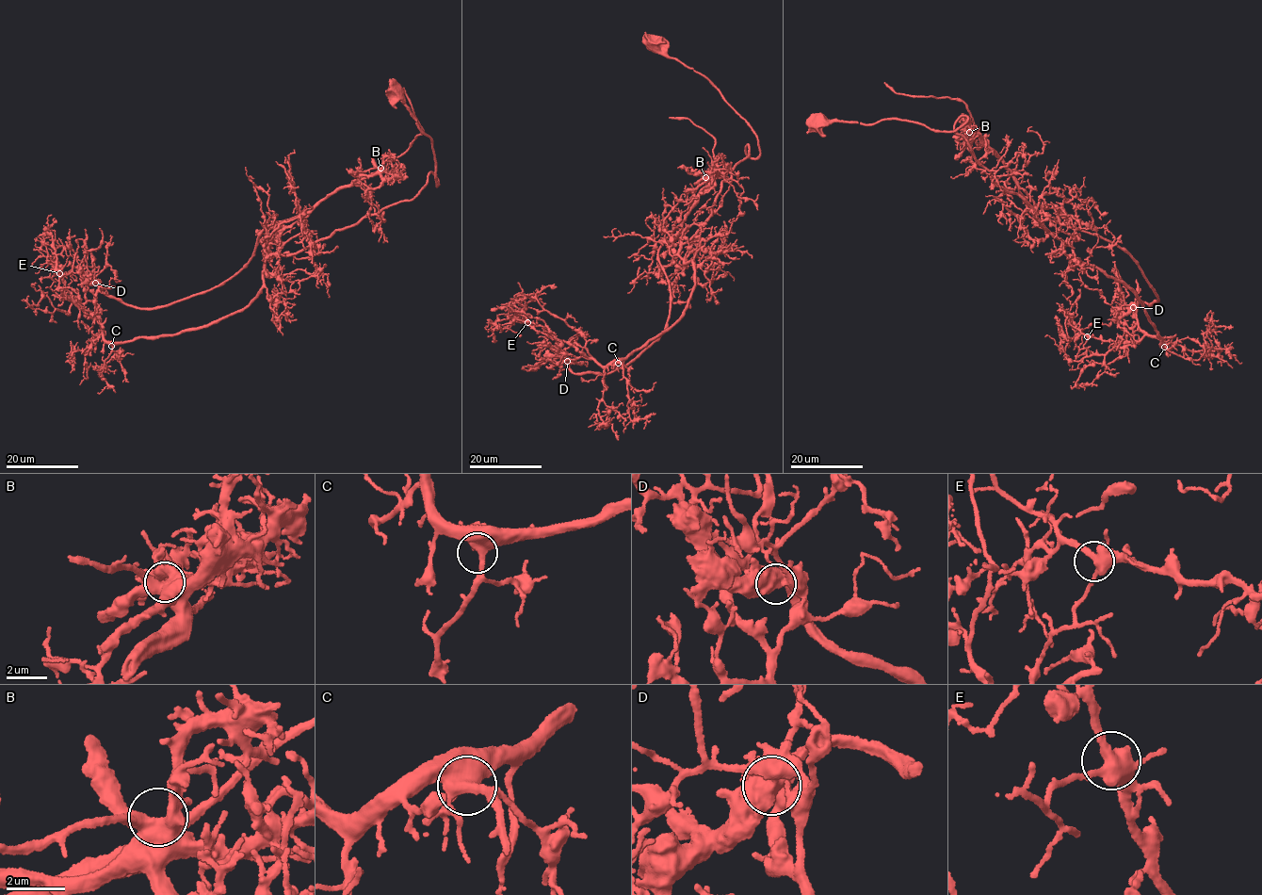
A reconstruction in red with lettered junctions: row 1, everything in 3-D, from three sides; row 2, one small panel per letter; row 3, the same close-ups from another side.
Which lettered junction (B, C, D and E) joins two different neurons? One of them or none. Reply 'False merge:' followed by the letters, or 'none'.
False merge: D

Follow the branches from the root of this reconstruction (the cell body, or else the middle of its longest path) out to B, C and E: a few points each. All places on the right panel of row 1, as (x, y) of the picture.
B: (817, 122), (896, 119), (943, 132), (956, 130), (965, 116), (954, 130), (985, 169), (972, 160), (969, 132)
C: (817, 122), (943, 132), (966, 117), (954, 130), (995, 185), (1133, 288), (1164, 347)
E: (817, 122), (943, 132), (966, 117), (954, 130), (995, 185), (1133, 288), (1162, 345), (1087, 336)

